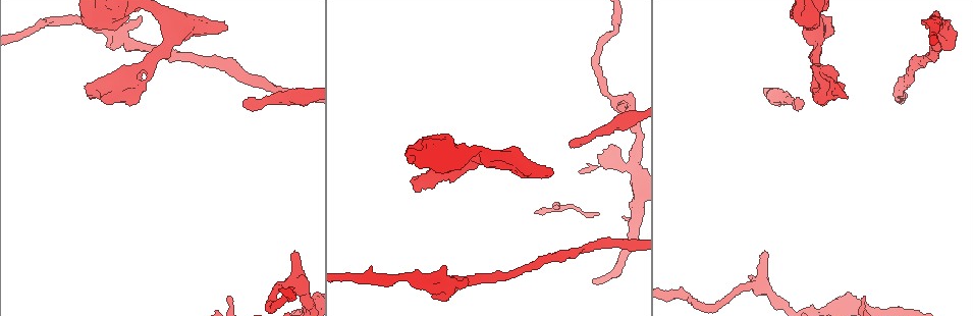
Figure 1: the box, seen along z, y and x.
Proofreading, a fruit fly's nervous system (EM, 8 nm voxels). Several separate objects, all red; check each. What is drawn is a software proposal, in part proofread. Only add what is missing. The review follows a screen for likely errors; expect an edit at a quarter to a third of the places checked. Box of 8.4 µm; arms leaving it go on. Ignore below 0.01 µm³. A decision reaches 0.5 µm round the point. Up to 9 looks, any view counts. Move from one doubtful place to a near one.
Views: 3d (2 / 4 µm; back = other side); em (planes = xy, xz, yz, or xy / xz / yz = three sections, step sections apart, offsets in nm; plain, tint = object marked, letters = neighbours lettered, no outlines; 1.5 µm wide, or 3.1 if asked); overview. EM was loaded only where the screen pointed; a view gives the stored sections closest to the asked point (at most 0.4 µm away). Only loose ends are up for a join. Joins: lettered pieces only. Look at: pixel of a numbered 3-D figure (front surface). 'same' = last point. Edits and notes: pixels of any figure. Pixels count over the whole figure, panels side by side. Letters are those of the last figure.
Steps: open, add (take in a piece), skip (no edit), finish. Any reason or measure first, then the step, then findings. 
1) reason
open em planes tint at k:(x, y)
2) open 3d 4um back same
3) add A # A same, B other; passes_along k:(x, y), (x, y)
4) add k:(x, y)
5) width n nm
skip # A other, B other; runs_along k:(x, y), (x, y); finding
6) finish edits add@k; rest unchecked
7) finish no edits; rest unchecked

thick end
open em planes letters at 1:(226, 30)

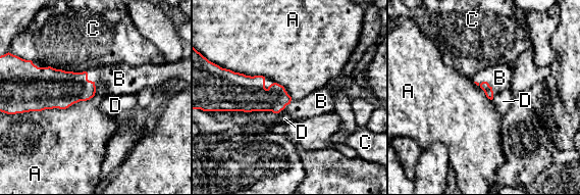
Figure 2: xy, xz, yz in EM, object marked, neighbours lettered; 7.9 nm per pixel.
add B # A other, B same, C other, D other; passes_along 2:(254, 96), (282, 109), (312, 105); the neuron continues

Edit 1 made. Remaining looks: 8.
open overview

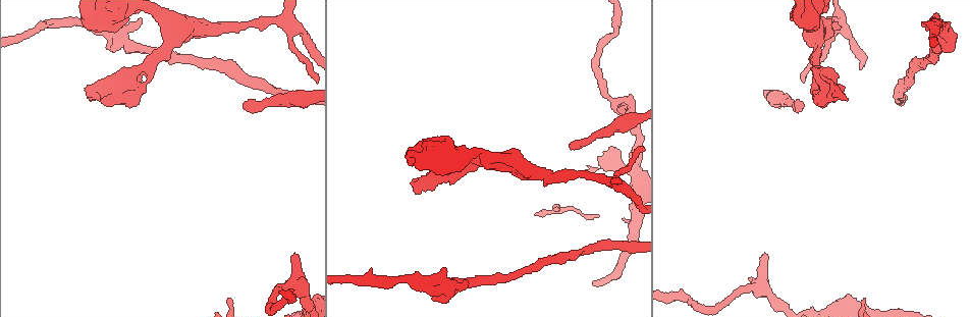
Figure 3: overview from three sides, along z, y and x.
free end
open 3d 4um at 3:(800, 104)

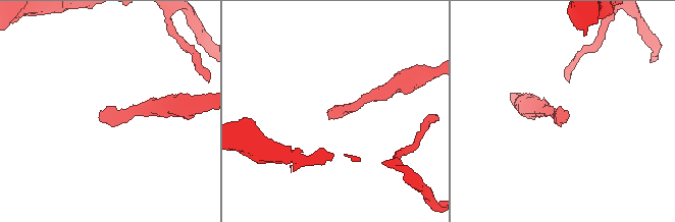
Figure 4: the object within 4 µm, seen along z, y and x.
open em planes letters at 4:(328, 111)

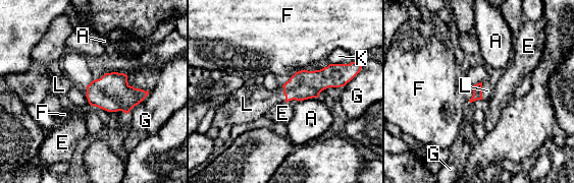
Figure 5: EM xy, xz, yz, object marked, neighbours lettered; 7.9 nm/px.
add L # A other, E other, F other, G other, K other, L same; passes_along 5:(304, 84), (283, 93), (254, 101); it goes on there

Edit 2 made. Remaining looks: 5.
redraw
open overview

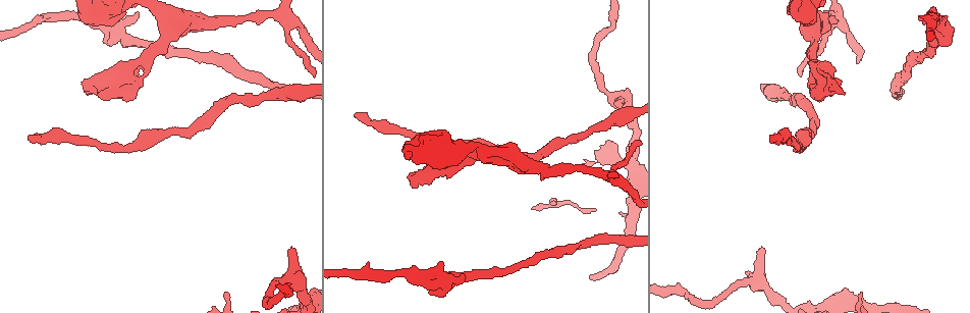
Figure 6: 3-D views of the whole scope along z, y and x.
free end
open em planes letters at 6:(462, 276)

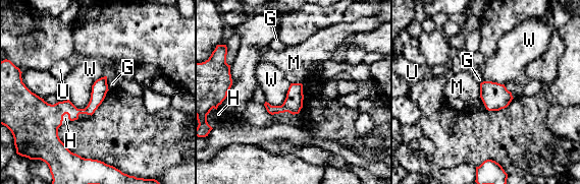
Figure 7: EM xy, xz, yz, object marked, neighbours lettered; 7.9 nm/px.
width 130 nm
add H # G other, H same, M other, U other, W other; the neuron continues

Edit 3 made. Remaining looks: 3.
an open end
open 3d 2um at 6:(618, 103)

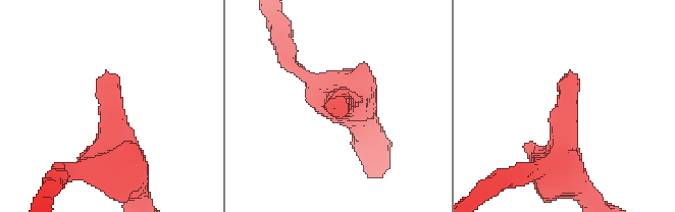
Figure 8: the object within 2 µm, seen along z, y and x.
open em planes tint at 8:(572, 74)

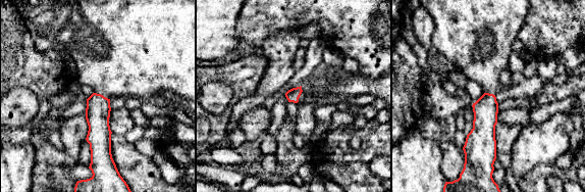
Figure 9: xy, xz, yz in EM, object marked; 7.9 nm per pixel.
what lies round it
open em planes letters same

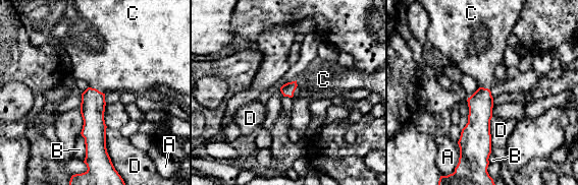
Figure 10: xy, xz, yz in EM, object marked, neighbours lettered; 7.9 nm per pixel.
longest_contact D 280 nm
add C # A other, B other, C same, D other; passes_along 10:(287, 89), (295, 88), (323, 79); it goes on there

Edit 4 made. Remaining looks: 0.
finish edits add@2, add@5, add@7, add@10; rest unchecked

